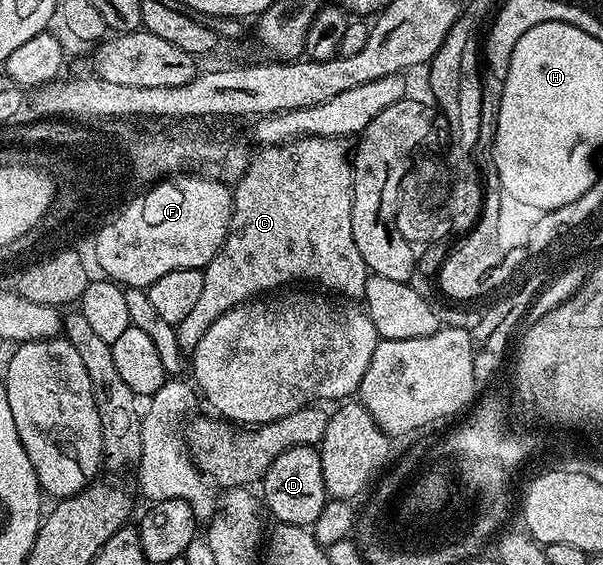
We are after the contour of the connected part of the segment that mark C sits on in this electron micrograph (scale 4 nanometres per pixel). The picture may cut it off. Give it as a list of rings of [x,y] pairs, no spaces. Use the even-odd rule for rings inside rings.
[[[299,137],[286,145],[269,145],[261,151],[259,161],[250,172],[233,185],[229,231],[213,259],[202,269],[201,296],[181,323],[175,326],[177,343],[192,351],[209,327],[231,308],[274,294],[274,289],[294,281],[312,281],[320,290],[332,289],[343,299],[362,298],[369,270],[357,243],[353,243],[353,149],[341,137]]]

